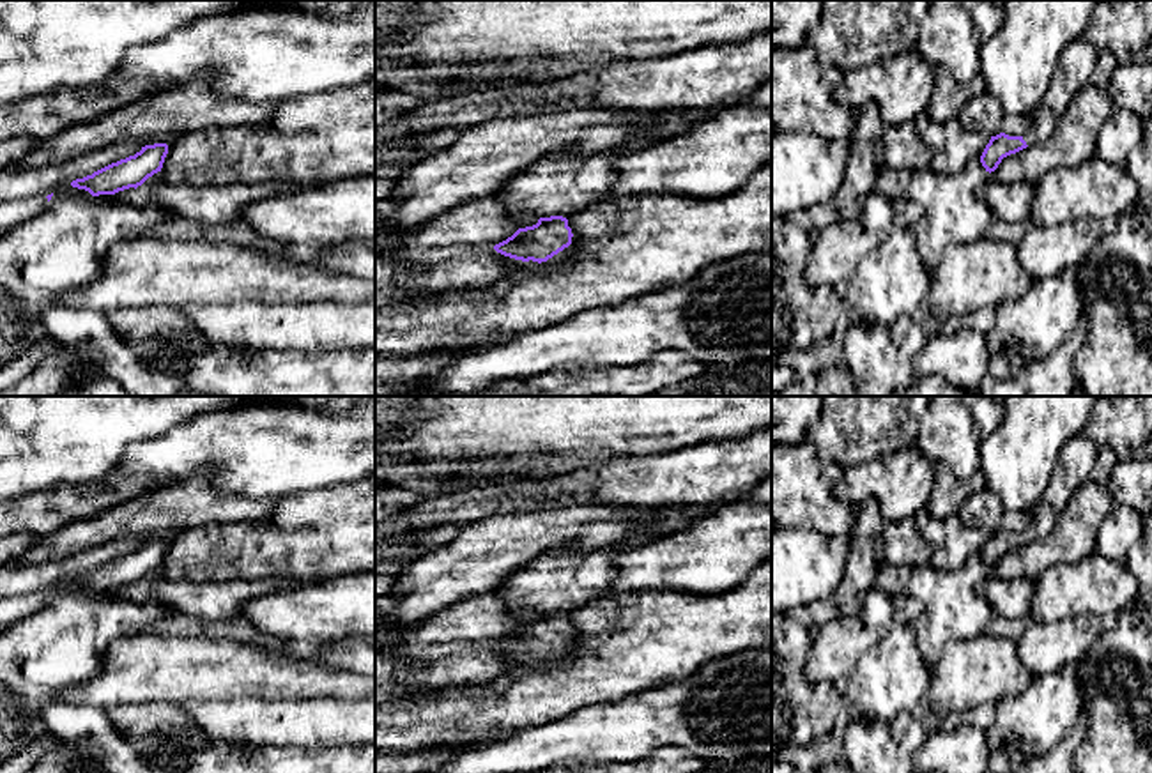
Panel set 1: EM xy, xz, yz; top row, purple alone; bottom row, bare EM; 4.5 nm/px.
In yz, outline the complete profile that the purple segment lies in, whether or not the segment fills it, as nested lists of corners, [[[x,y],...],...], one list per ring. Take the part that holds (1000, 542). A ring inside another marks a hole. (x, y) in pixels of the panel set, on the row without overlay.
[[[1041,501],[1030,509],[1030,513],[1032,524],[1023,532],[1009,532],[1005,529],[991,532],[980,552],[980,559],[986,568],[995,568],[1007,552],[1053,534],[1058,517],[1049,506]]]

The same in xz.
[[[563,612],[540,614],[536,621],[518,624],[494,642],[504,653],[529,658],[536,665],[550,665],[570,651],[572,624]]]

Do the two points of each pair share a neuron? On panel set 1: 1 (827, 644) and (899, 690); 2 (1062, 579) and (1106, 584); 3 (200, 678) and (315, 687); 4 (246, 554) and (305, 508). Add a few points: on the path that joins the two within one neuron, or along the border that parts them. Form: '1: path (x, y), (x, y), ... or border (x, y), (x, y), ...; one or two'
1: border (887, 635), (848, 674); two
2: path (1073, 584), (1096, 584); one
3: path (229, 678), (287, 678); one
4: path (261, 549), (291, 522); one

